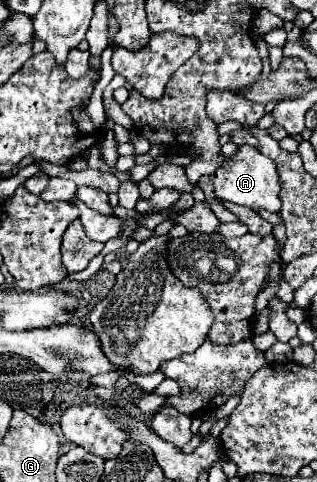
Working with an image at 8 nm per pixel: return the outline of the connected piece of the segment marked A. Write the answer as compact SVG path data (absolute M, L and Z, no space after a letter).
M249 144L237 146L237 152L227 160L227 166L221 166L211 176L211 182L215 186L215 194L221 200L241 204L241 206L247 206L251 210L257 210L257 208L265 208L269 212L281 210L281 200L277 196L281 190L281 184L279 184L275 162L271 158L263 156L257 148L253 148Z

